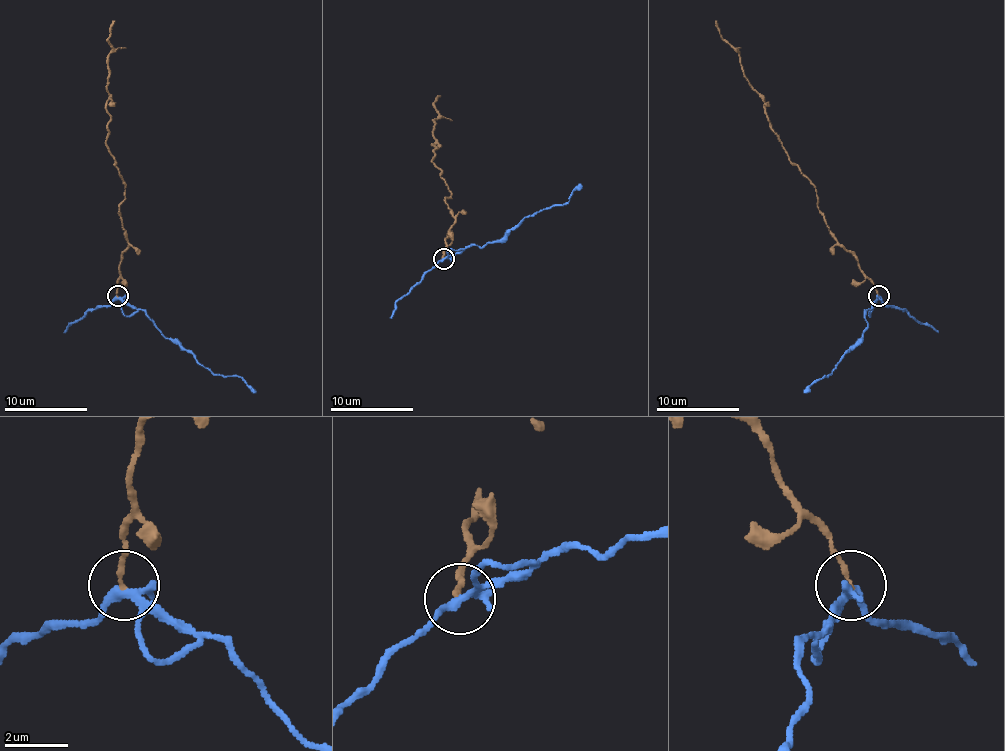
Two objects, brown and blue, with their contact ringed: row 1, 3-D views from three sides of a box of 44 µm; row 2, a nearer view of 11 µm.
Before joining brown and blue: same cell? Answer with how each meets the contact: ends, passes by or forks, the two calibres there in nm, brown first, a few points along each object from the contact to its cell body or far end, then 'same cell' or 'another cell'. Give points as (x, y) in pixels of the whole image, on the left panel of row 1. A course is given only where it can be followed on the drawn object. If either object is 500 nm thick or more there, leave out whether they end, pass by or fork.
brown ends; blue forks; calibres 170 and 240 nm; course brown (118, 296), (120, 257), (128, 240), (120, 205), (124, 184), (105, 145), (112, 51), (108, 39), (114, 20); course blue (118, 296), (143, 311), (168, 338), (174, 338), (214, 373), (238, 375), (255, 392); another cell

